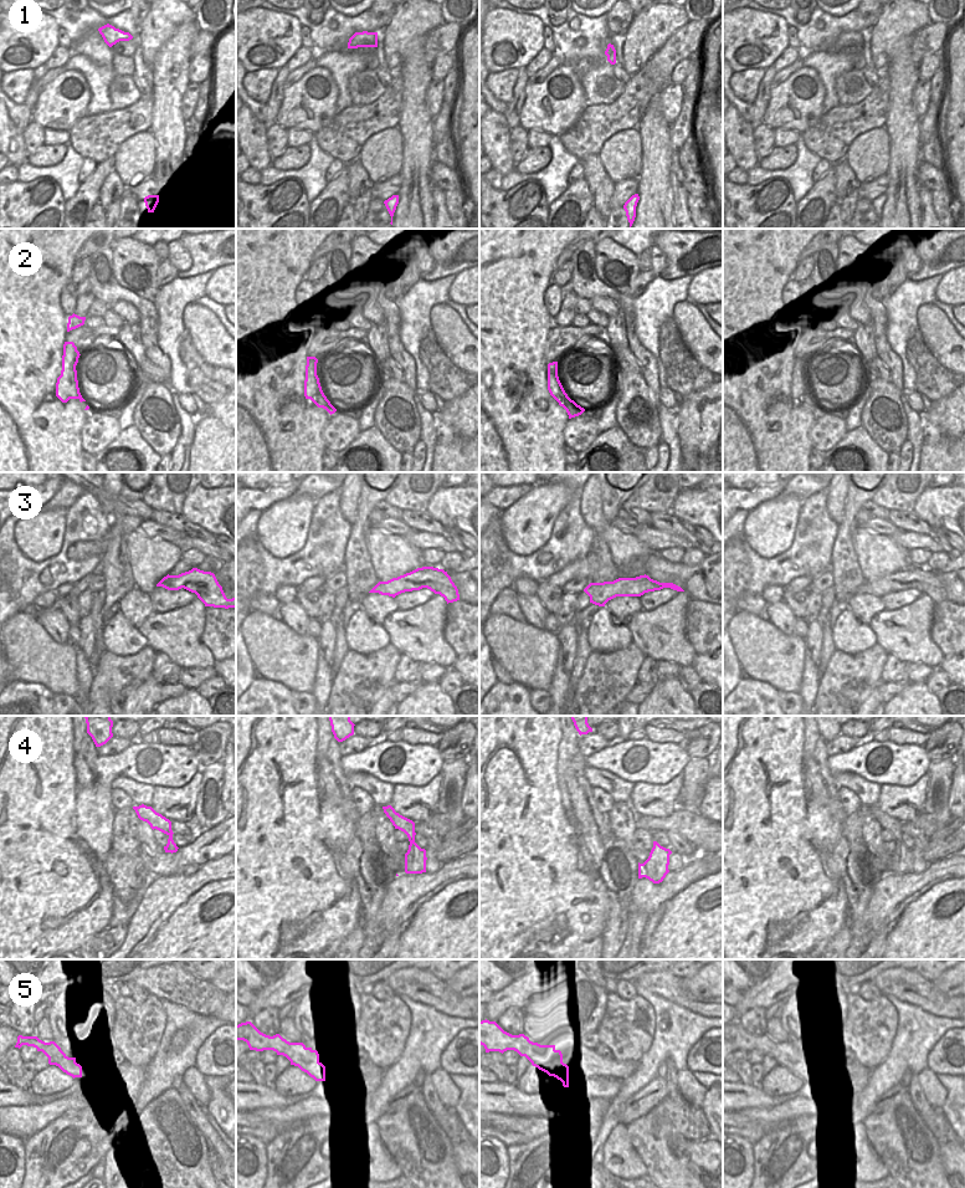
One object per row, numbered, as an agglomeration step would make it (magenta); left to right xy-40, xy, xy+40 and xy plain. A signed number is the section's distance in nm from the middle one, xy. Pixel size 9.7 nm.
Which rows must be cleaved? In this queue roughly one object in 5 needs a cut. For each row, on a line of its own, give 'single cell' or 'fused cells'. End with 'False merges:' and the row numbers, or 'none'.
1: single cell
2: single cell
3: single cell
4: single cell
5: fused cells
False merges: 5

